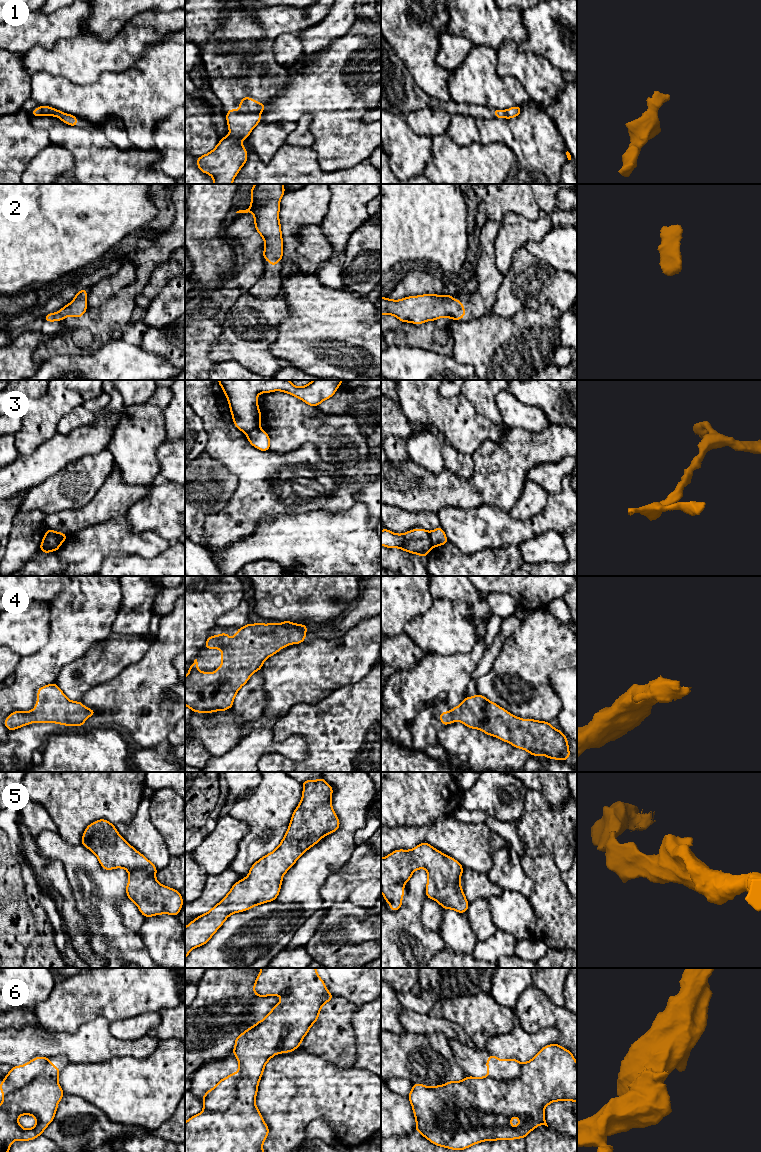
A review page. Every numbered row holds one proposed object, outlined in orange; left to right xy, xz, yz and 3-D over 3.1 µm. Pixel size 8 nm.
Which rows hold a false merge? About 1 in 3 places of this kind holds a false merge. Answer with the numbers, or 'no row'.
3, 6

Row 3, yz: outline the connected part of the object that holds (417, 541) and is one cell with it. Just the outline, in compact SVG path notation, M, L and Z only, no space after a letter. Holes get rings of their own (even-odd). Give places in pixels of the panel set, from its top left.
M384 528L381 531L381 545L388 548L400 548L422 557L426 557L433 548L430 532L425 529L413 529L404 534L395 534Z

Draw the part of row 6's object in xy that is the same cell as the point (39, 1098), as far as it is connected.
M49 1060L37 1077L18 1089L4 1076L5 1079L0 1083L3 1093L0 1104L0 1152L9 1152L15 1140L37 1138L53 1121L58 1103L64 1095L58 1083L61 1070ZM25 1114L36 1119L32 1129L24 1129L17 1121Z

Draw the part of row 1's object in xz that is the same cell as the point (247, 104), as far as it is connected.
M243 97L240 109L229 109L226 114L230 134L221 138L210 152L197 158L197 166L203 173L214 178L213 184L232 184L234 178L248 160L247 151L241 144L261 122L260 112L266 106L250 97Z

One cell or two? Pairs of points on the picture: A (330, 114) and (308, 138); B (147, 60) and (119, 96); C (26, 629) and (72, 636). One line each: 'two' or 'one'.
A: two
B: one
C: two

